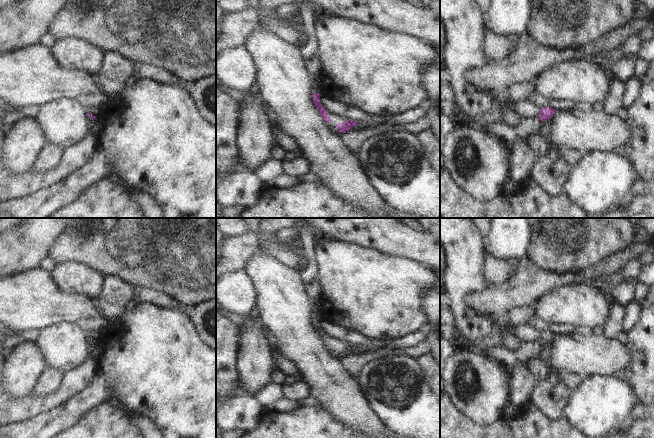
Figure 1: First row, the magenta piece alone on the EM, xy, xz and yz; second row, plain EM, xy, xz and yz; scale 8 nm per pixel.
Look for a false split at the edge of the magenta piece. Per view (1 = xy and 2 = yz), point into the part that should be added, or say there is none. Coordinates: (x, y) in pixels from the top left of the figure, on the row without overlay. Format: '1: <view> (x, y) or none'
1: xy (92, 346)
2: yz (528, 350)

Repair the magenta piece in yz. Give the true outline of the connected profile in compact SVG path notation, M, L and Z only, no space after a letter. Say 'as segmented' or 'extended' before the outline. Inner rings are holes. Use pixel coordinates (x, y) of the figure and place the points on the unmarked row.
extended; M551 331L541 332L541 337L538 341L523 342L516 351L500 345L482 350L481 352L484 356L494 358L507 368L510 368L518 361L527 363L532 358L540 358L541 347L550 344L557 335Z

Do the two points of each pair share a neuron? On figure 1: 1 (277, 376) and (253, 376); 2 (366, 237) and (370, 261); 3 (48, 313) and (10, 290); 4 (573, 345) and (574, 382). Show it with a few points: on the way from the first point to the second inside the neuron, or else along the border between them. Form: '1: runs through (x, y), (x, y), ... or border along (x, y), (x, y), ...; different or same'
1: border along (276, 368), (272, 374), (271, 382); different
2: border along (345, 241), (377, 248), (390, 254); different
3: runs through (39, 304), (35, 301), (21, 301), (19, 299); same
4: border along (551, 370), (576, 374), (583, 378); different

